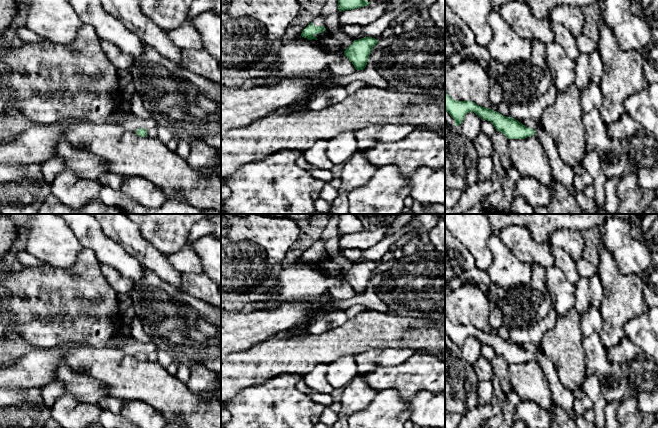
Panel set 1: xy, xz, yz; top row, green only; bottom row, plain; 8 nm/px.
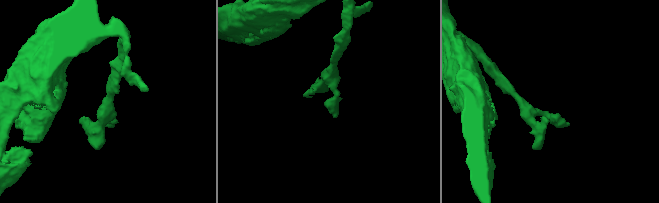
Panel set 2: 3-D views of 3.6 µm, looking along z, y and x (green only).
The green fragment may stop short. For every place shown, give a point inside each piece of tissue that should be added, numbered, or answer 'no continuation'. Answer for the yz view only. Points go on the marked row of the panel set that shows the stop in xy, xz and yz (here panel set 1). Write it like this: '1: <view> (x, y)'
no continuation

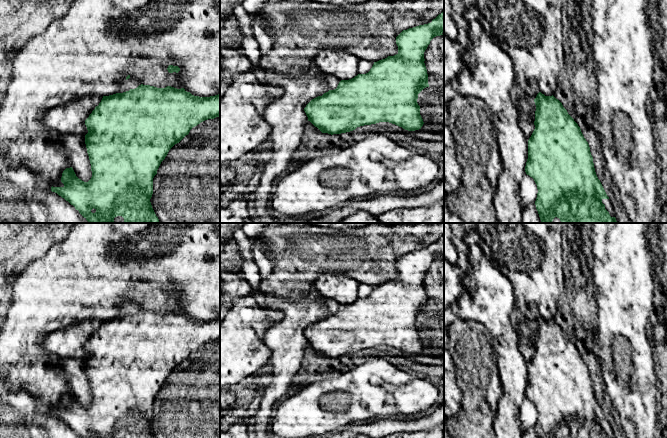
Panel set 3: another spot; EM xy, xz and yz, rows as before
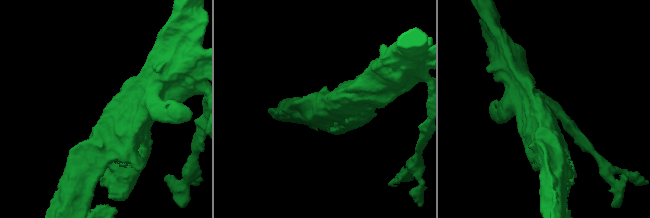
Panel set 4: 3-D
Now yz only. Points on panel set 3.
1: yz (609, 207)

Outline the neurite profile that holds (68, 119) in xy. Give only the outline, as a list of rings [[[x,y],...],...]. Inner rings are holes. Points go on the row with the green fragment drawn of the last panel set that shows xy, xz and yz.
[[[81,97],[48,110],[43,123],[62,135],[85,136],[88,133],[85,120],[95,109],[92,99]]]

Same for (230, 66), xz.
[[[244,54],[236,56],[220,56],[220,82],[231,82],[238,75],[248,71],[251,67]]]

